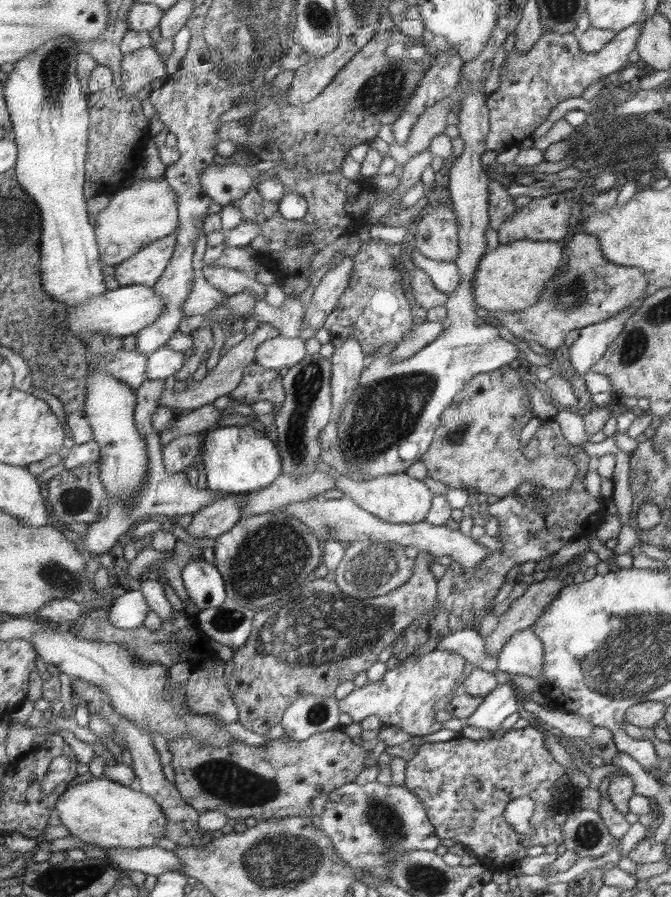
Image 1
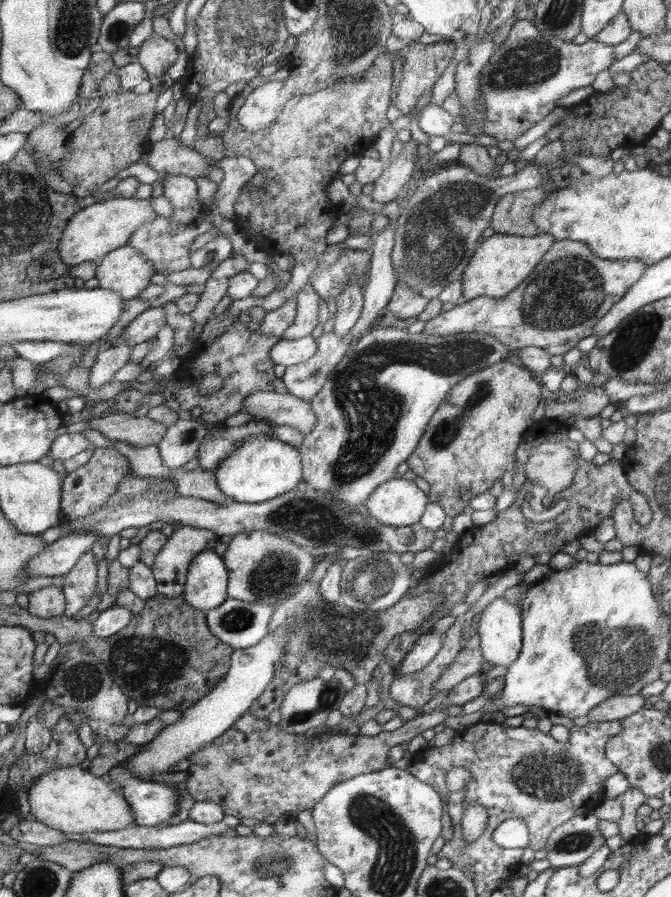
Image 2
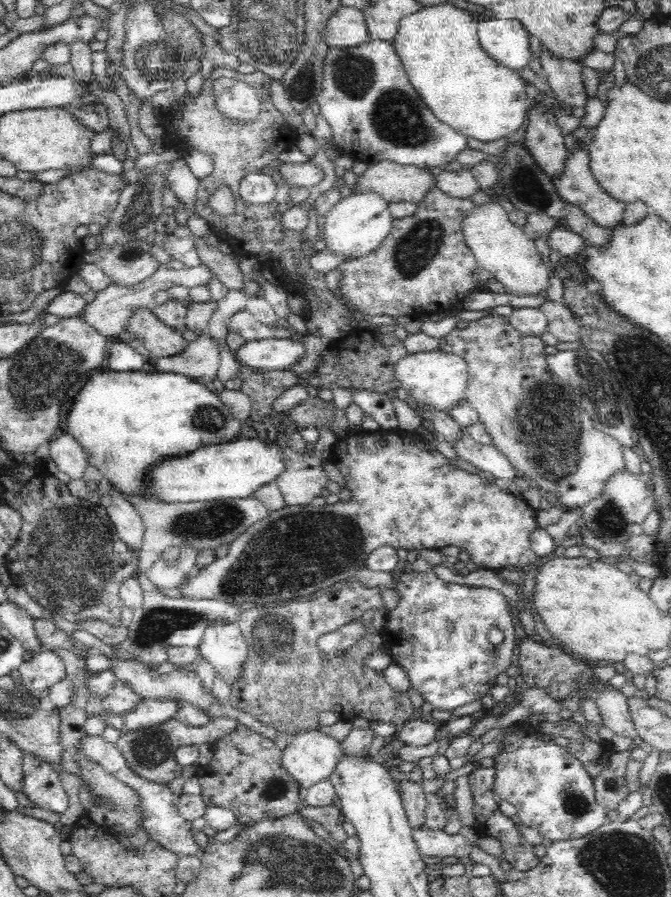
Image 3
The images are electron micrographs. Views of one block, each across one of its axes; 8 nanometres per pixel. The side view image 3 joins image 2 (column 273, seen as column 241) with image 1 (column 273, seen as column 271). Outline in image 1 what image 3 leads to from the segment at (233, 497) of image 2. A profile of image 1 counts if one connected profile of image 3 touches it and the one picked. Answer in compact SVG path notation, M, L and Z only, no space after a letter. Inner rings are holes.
M248 426L214 427L202 438L202 463L207 476L207 489L232 495L254 493L271 486L282 474L281 453L272 440Z

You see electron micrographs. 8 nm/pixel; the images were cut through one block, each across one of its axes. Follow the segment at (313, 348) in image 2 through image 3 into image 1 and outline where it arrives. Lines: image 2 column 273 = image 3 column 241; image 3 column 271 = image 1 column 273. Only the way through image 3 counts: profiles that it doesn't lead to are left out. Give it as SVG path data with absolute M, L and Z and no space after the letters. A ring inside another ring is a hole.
M278 335L264 342L255 355L254 362L262 367L279 371L281 368L292 368L307 356L305 340L298 338L283 338Z

